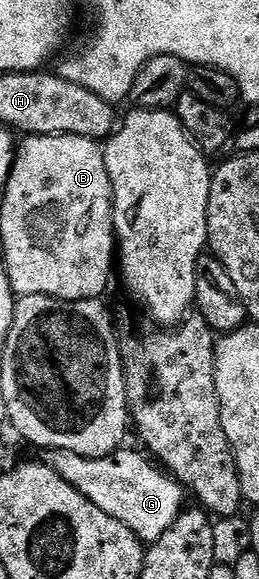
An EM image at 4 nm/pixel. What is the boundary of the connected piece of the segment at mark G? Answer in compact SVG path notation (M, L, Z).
M121 449L101 459L87 459L81 455L71 455L68 451L54 451L47 456L46 462L71 487L98 505L102 513L108 513L121 522L139 537L141 543L151 545L162 537L162 533L166 533L166 529L170 529L170 525L174 525L180 512L185 510L186 491L171 475L141 455Z

